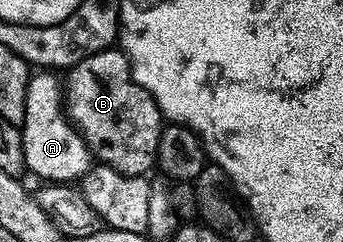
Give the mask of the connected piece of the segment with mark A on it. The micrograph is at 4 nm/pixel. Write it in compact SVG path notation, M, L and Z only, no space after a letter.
M35 71L27 84L23 134L23 163L47 183L75 183L93 165L93 150L75 128L65 108L65 85L51 71Z

